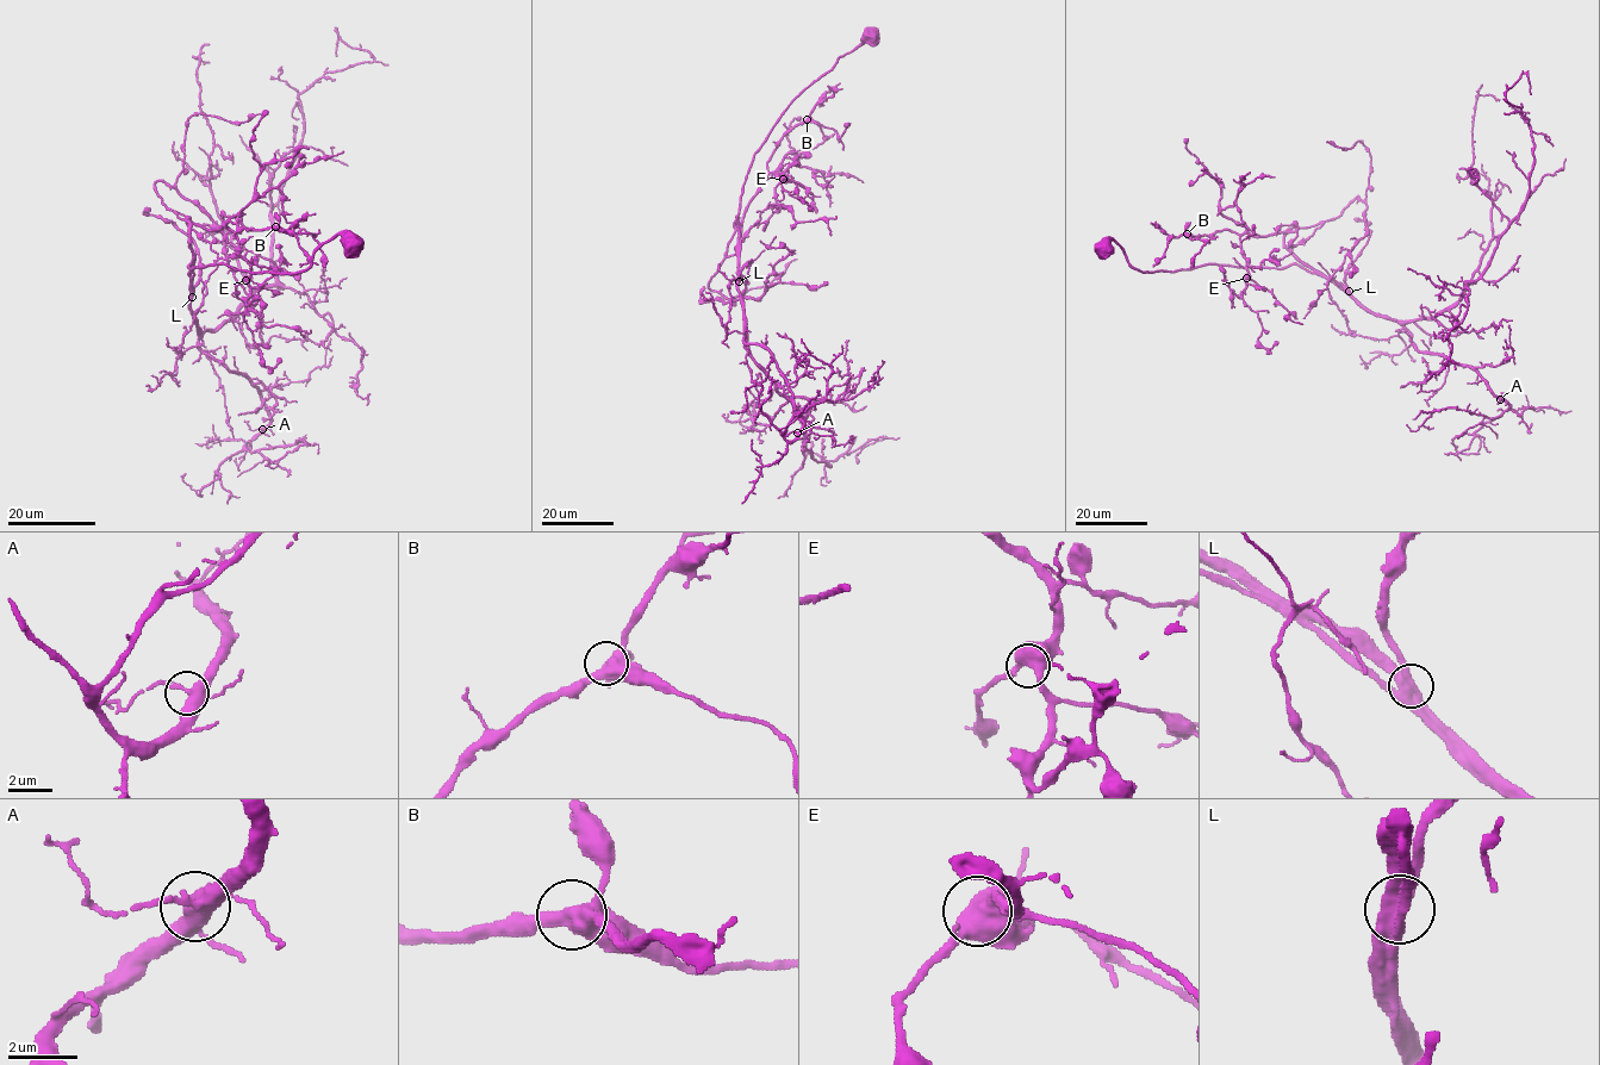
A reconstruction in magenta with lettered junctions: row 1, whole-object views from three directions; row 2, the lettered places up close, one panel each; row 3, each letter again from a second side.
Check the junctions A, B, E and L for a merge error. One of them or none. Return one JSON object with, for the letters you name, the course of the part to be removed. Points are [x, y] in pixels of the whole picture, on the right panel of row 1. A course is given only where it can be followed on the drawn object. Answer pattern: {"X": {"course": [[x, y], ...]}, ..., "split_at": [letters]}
{"split_at": []}

